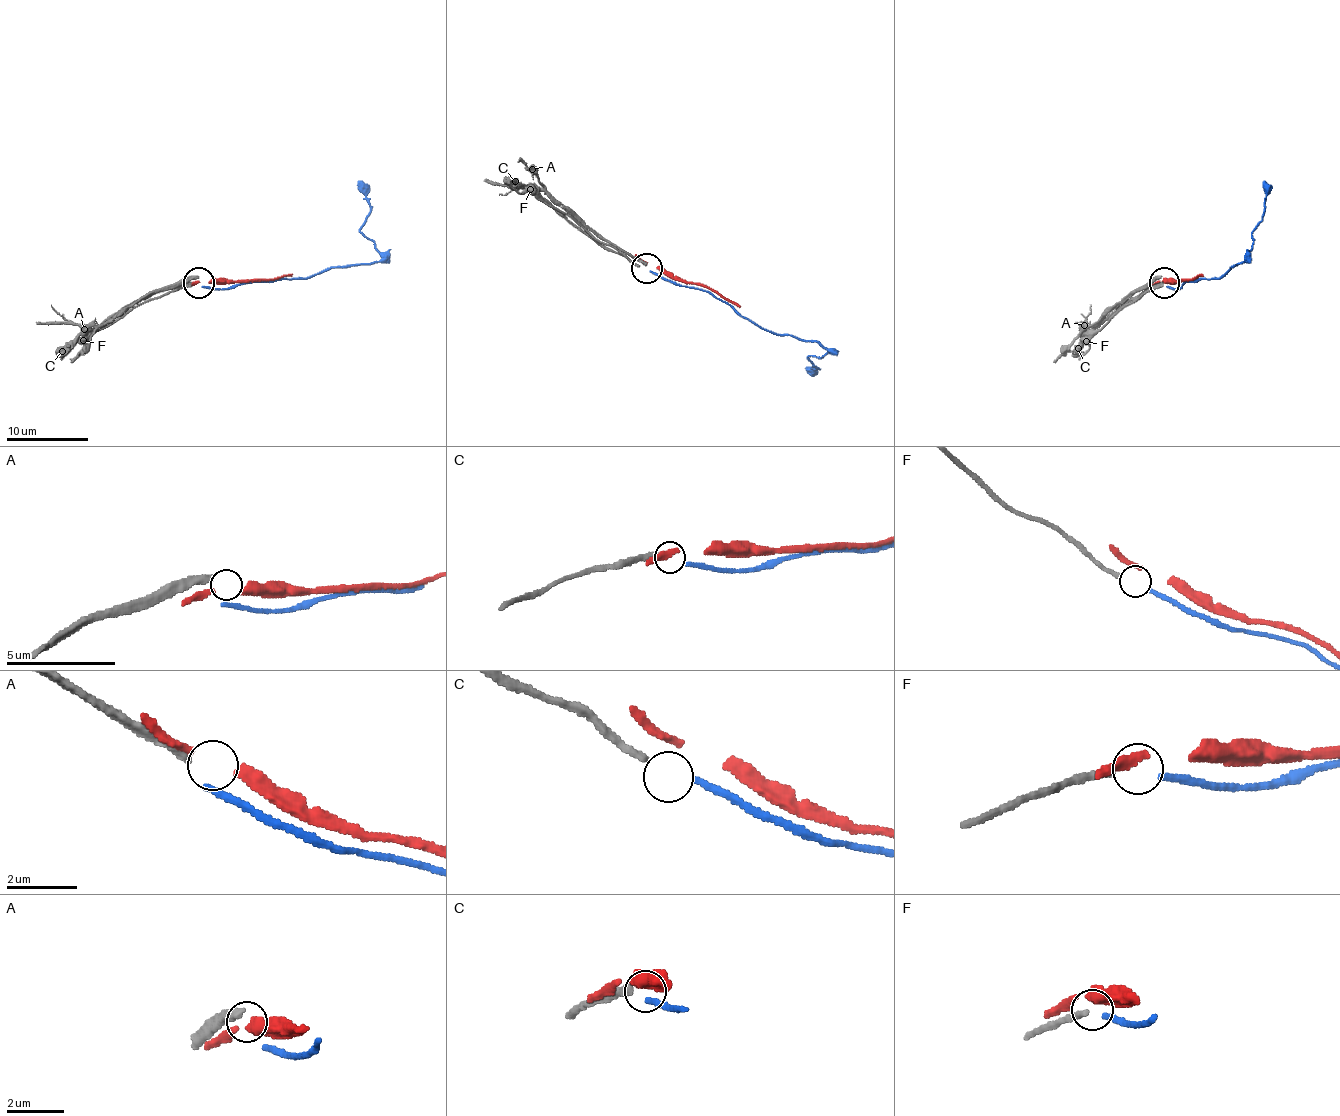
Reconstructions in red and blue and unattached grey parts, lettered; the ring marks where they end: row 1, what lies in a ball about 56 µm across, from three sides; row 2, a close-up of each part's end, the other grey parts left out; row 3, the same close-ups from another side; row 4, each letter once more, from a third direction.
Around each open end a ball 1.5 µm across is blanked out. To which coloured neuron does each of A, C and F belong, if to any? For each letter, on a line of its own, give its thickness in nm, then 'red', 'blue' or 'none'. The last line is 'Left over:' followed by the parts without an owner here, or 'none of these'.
A: calibre 280 nm; none
C: calibre 240 nm; none
F: calibre 190 nm; blue
Left over: A, C

